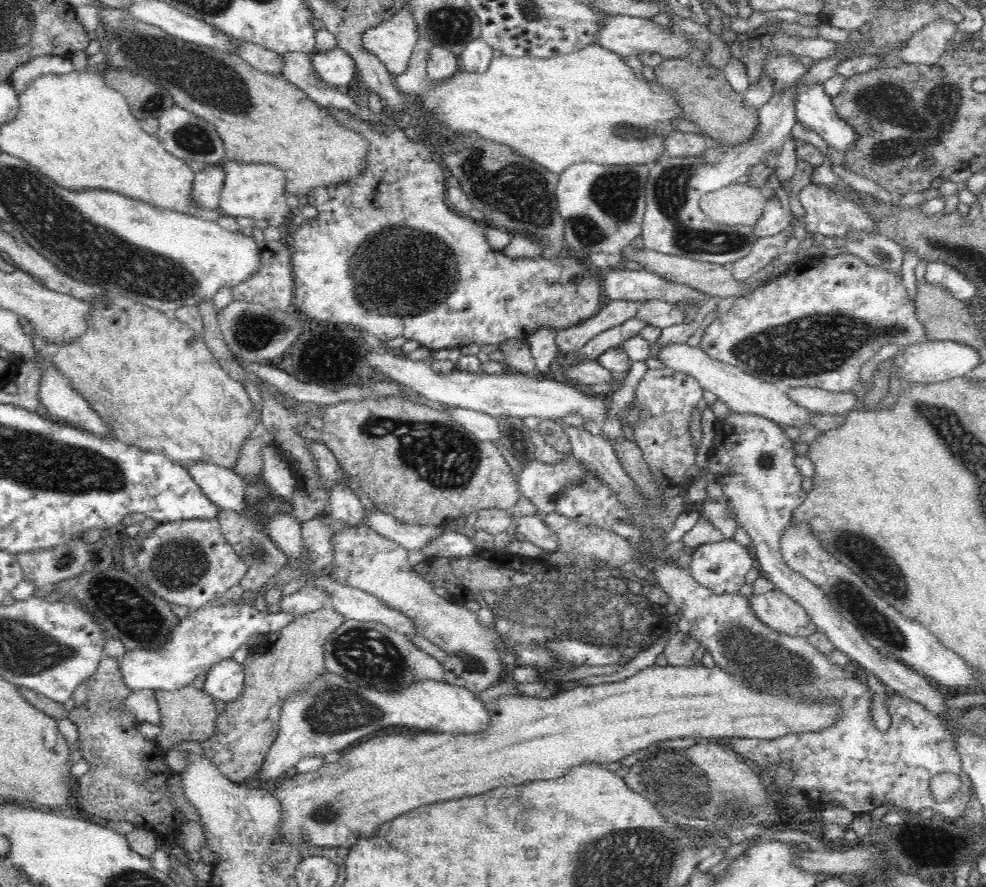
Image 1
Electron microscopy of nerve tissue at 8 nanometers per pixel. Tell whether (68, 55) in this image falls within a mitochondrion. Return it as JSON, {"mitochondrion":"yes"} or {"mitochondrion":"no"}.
{"mitochondrion":"no"}

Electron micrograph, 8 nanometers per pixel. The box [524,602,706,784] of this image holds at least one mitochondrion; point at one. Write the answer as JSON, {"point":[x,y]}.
{"point":[591,650]}

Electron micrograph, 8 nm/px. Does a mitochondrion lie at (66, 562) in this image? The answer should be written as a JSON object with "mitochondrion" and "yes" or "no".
{"mitochondrion":"yes"}

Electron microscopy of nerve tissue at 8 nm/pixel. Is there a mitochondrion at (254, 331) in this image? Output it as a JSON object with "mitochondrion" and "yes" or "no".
{"mitochondrion":"yes"}

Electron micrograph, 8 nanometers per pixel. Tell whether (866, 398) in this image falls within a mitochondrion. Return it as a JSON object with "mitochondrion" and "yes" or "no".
{"mitochondrion":"no"}

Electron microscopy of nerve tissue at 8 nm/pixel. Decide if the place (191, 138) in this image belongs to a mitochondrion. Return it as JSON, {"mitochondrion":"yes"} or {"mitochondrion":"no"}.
{"mitochondrion":"yes"}

